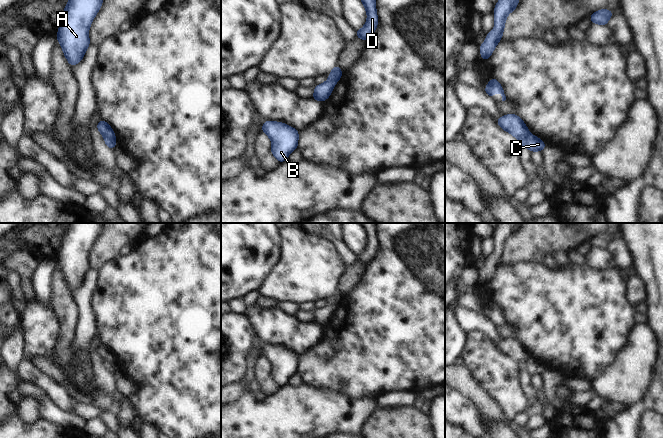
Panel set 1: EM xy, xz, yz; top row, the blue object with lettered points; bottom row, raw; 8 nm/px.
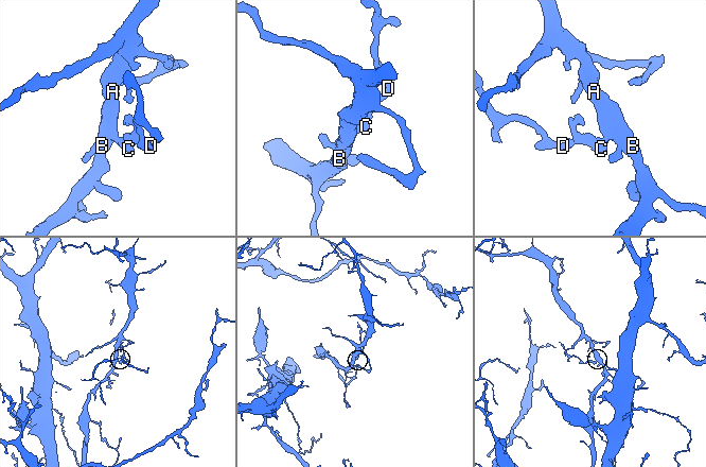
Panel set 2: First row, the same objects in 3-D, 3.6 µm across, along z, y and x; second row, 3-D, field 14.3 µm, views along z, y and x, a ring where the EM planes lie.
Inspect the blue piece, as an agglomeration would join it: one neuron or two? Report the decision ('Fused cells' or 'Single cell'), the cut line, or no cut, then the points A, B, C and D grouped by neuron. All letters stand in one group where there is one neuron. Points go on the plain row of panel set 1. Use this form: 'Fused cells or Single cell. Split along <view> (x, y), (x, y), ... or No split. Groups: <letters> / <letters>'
Fused cells. Split along xy (105, 362), (114, 364). Groups: A B C / D.

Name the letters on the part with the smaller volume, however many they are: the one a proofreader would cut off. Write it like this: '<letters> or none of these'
D

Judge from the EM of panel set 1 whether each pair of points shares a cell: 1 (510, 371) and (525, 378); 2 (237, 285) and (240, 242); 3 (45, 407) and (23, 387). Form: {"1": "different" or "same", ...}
{"1": "different", "2": "same", "3": "same"}

